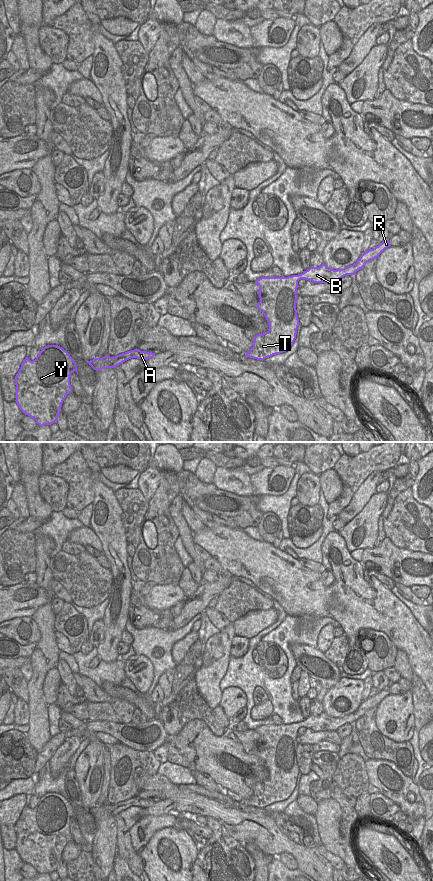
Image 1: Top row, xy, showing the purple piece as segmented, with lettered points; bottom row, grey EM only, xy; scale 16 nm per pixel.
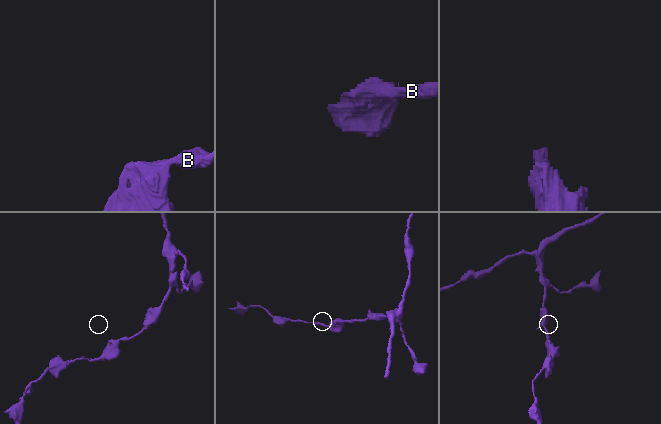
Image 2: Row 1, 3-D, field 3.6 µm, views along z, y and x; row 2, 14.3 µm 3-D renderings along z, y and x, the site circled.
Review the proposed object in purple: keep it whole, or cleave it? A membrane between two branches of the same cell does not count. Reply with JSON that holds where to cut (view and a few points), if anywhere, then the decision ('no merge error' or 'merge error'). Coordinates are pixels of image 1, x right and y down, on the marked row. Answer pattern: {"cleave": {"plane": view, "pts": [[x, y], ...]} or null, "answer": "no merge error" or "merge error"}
{"cleave": null, "answer": "no merge error"}

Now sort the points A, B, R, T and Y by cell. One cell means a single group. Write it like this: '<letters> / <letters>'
A B R T Y

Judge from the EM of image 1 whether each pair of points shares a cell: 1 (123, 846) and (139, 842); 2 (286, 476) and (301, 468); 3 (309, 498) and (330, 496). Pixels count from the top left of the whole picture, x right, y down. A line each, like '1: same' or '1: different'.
1: different
2: different
3: different

